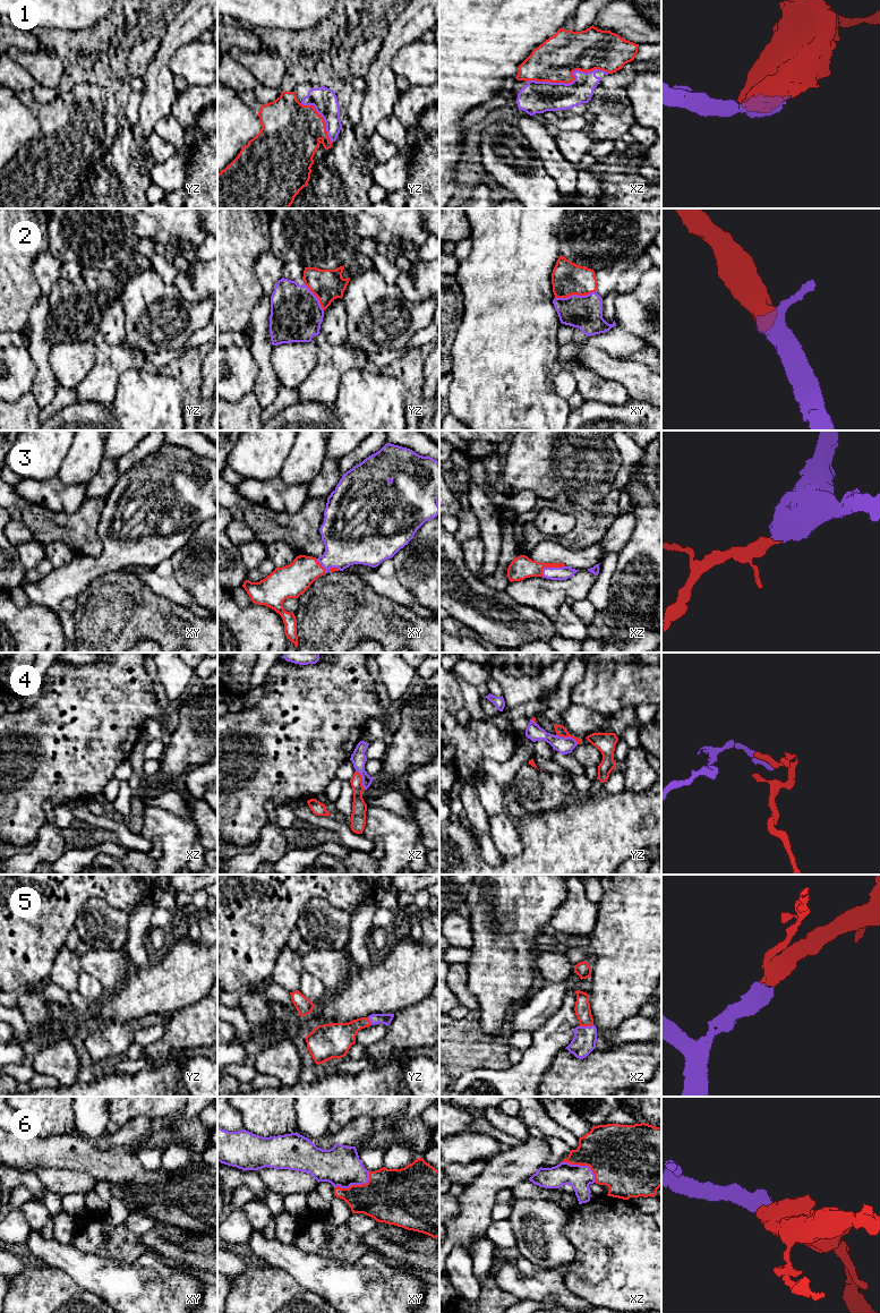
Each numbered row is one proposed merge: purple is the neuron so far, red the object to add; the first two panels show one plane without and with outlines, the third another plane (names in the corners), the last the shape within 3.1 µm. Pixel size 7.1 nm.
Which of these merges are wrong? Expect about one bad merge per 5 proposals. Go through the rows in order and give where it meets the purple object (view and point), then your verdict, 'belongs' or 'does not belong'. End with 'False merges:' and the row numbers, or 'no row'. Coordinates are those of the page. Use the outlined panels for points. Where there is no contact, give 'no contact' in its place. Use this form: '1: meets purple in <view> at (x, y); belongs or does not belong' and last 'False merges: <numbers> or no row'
1: meets purple in xz at (572, 82); belongs
2: meets purple in xy at (574, 295); belongs
3: meets purple in xz at (549, 568); belongs
4: meets purple in yz at (567, 736); does not belong
5: meets purple in xz at (586, 1026); belongs
6: meets purple in xy at (356, 1184); belongs
False merges: 4

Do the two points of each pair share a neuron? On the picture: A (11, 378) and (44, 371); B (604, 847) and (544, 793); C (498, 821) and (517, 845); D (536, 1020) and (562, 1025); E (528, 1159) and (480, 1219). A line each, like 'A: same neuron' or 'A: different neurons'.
A: different neurons
B: different neurons
C: same neuron
D: different neurons
E: same neuron

